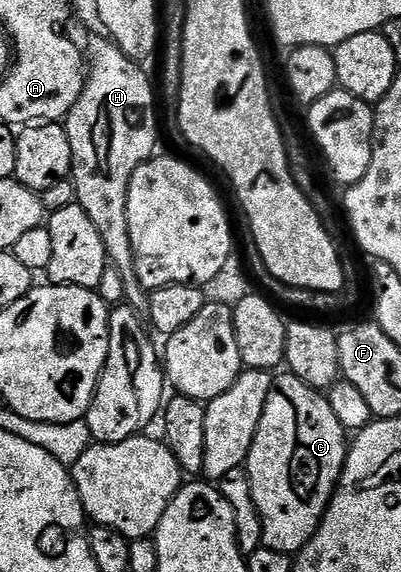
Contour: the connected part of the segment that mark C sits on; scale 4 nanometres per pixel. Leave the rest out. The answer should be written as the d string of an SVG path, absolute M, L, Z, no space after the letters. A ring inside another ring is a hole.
M279 374L271 380L269 401L265 401L265 413L261 413L261 425L257 425L257 437L245 466L253 485L253 501L263 522L263 546L270 551L294 556L317 533L319 523L331 504L331 496L335 493L347 460L349 435L343 430L341 421L337 421L333 409L329 409L326 394L305 385L305 381L296 375Z

